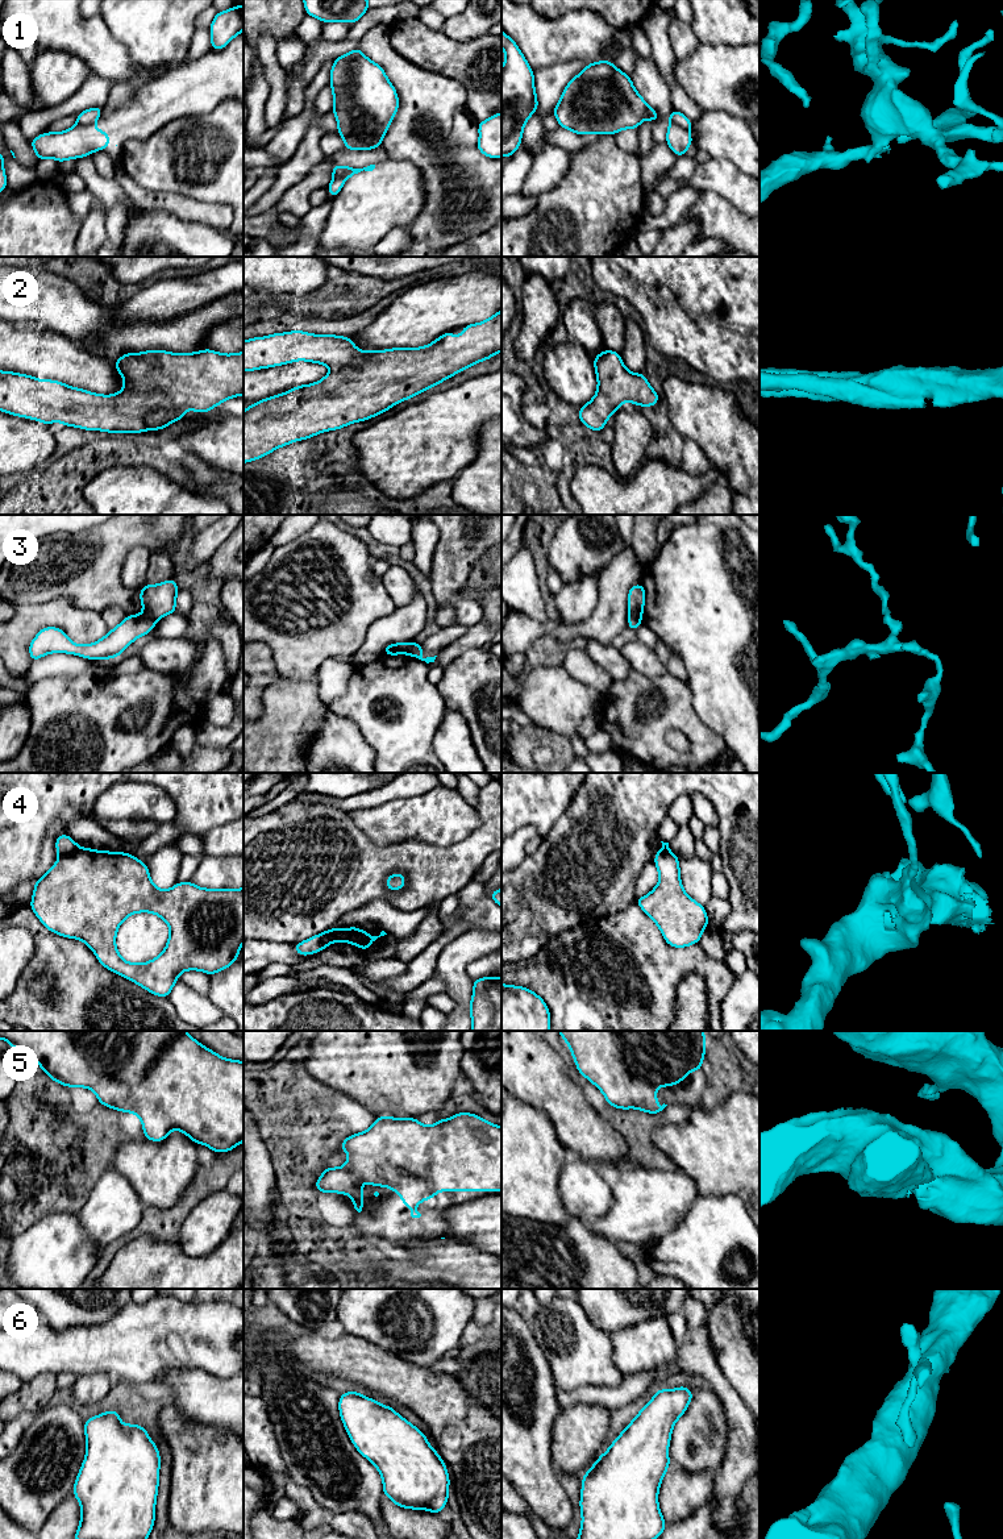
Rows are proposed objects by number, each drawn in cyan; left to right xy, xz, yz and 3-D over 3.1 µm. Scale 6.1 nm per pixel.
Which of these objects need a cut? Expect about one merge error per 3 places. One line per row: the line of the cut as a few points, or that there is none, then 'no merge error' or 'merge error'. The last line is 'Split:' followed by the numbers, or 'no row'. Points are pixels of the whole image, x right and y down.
1: cut in yz along (670, 121), (686, 129); merge error
2: no cut; no merge error
3: cut in xy along (144, 612), (155, 619); merge error
4: cut in xy along (78, 848), (61, 856); merge error
5: no cut; no merge error
6: no cut; no merge error
Split: 1, 3, 4

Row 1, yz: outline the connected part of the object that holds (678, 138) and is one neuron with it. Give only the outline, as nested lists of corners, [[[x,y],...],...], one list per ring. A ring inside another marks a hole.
[[[670,122],[666,133],[666,143],[679,158],[686,154],[687,149],[692,145],[692,136],[686,128]]]

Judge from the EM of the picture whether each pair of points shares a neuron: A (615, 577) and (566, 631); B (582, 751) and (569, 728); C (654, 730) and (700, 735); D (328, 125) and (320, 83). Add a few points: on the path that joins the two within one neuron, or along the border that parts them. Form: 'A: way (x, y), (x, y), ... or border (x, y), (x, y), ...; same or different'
A: way (612, 595), (612, 603), (585, 628); same
B: border (575, 732), (569, 737); different
C: way (666, 723), (689, 724); same
D: way (316, 117), (309, 111), (311, 95); same

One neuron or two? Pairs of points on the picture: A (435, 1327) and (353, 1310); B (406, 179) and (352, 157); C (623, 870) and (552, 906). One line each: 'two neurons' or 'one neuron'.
A: one neuron
B: two neurons
C: one neuron

